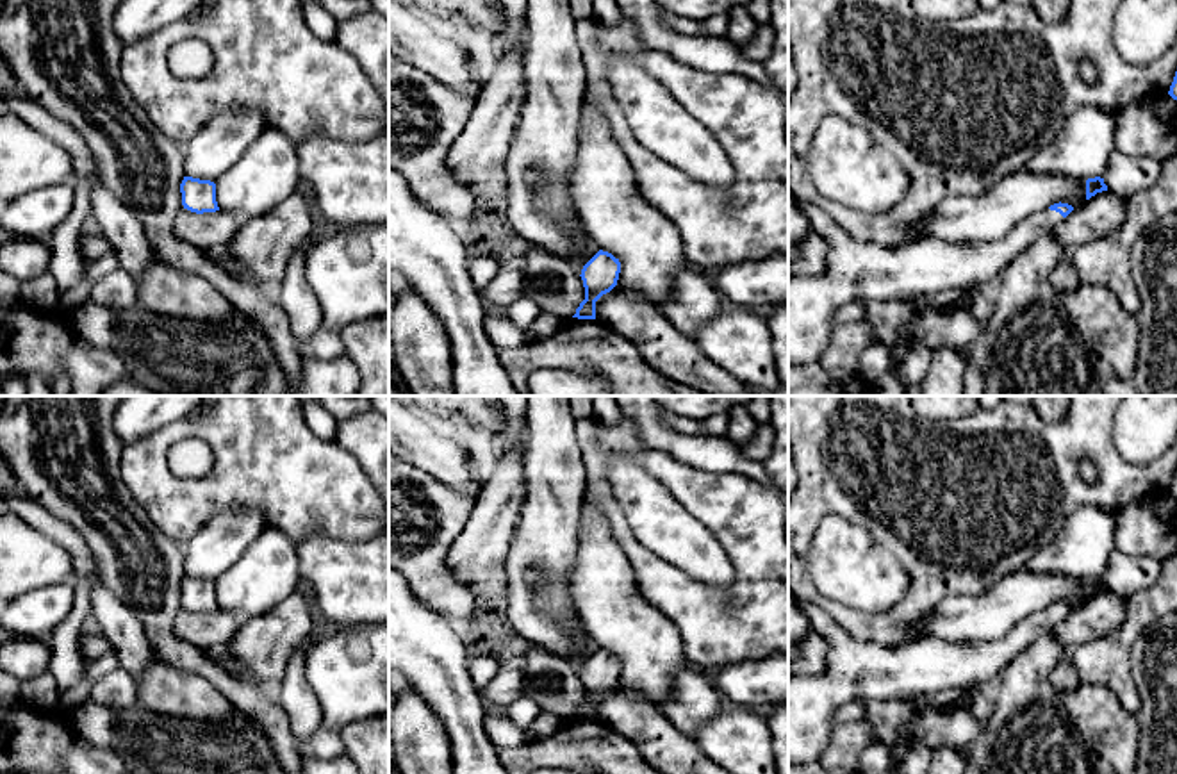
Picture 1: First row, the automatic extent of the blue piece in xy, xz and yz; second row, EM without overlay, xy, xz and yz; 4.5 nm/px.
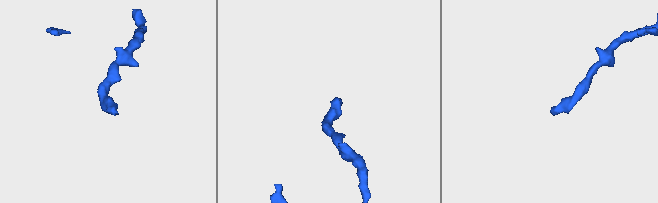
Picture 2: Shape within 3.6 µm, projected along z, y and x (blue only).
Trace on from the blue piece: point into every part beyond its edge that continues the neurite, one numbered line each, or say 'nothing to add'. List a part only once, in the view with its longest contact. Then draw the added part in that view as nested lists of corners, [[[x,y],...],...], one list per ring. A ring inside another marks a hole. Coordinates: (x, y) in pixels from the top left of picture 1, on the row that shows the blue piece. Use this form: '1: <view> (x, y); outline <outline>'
1: yz (855, 270); outline [[[794,200],[827,246],[822,275],[788,275],[788,366],[797,367],[819,364],[836,326],[835,314],[845,303],[977,289],[1065,219],[1045,209],[993,243],[920,237],[886,248],[852,239],[822,209]]]

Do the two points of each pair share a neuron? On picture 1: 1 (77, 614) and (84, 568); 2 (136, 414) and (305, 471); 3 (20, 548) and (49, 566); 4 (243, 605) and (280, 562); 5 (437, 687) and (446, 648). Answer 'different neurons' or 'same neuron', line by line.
1: same neuron
2: different neurons
3: same neuron
4: same neuron
5: same neuron

